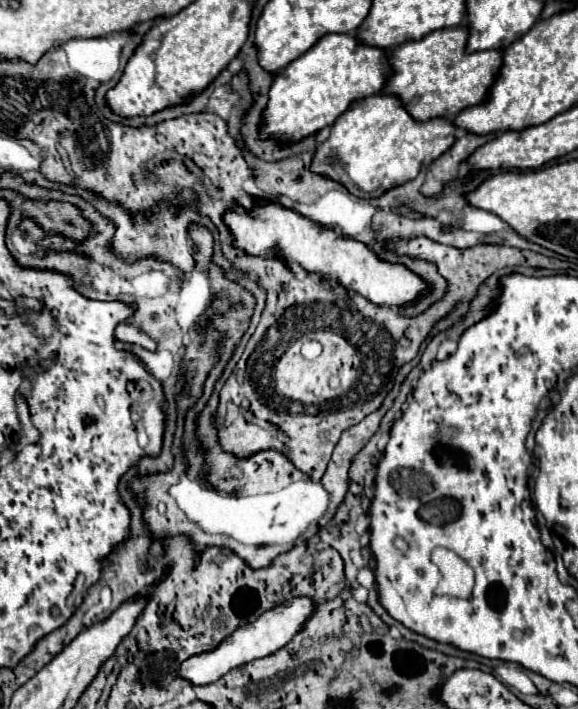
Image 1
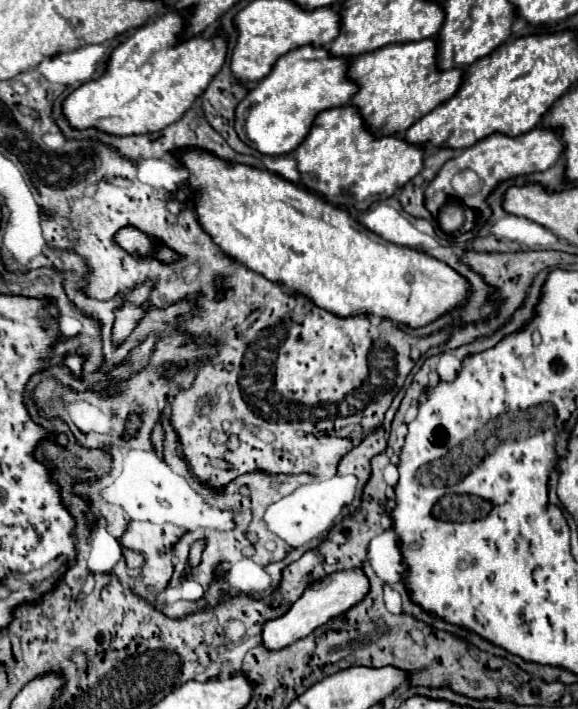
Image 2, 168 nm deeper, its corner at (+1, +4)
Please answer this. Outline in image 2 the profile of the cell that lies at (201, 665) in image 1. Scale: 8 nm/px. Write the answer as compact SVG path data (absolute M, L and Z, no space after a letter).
M358 568L358 570L342 570L342 572L334 572L332 576L326 576L322 580L316 580L314 584L310 584L306 588L306 592L300 596L298 602L292 604L292 608L276 618L264 624L264 634L262 634L262 642L268 650L280 650L290 646L292 642L312 634L318 626L326 624L328 620L344 614L348 608L356 606L360 600L364 600L364 596L370 592L370 580L368 576Z

